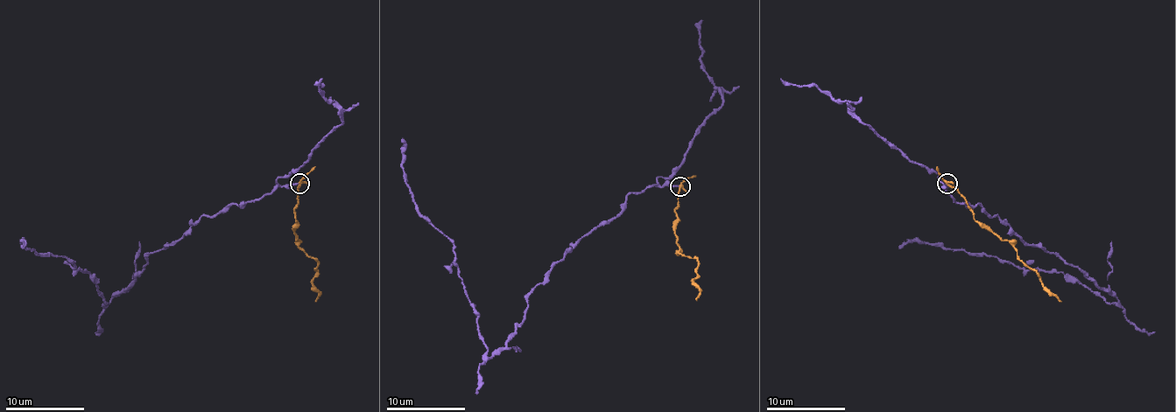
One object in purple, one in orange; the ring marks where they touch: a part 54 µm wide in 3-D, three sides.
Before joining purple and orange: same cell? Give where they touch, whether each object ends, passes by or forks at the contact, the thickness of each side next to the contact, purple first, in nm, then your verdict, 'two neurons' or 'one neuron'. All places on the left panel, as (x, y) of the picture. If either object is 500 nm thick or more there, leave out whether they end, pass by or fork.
at (299, 184); purple ends there; orange forks there; 190 nm thick on the purple side, 190 nm on the other; two neurons

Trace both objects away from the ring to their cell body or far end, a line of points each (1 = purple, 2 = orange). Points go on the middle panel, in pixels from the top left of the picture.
1: (680, 186), (631, 192), (552, 268), (489, 358), (454, 244), (404, 181), (403, 137)
2: (680, 186), (674, 236), (679, 252), (694, 257), (698, 263), (692, 281), (698, 289), (696, 301)

